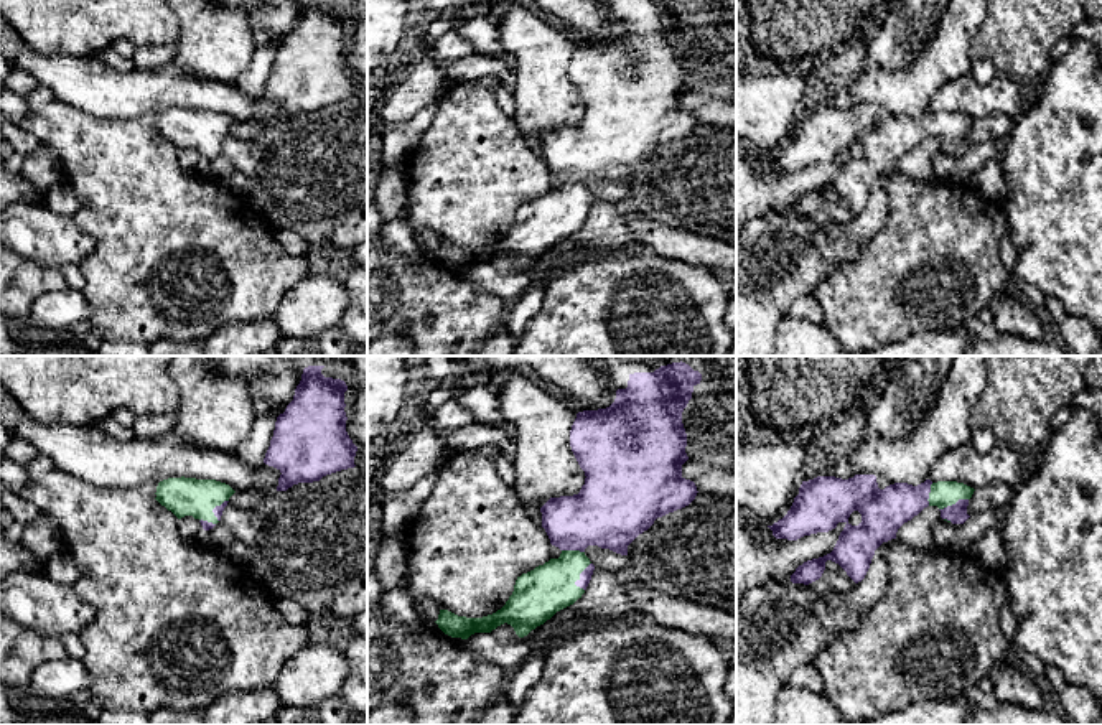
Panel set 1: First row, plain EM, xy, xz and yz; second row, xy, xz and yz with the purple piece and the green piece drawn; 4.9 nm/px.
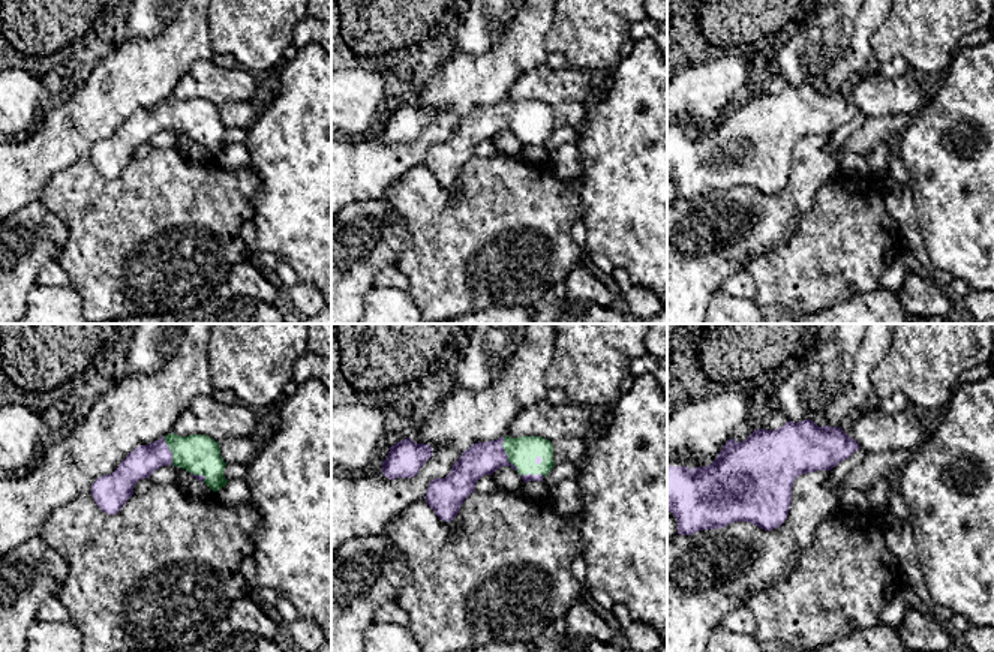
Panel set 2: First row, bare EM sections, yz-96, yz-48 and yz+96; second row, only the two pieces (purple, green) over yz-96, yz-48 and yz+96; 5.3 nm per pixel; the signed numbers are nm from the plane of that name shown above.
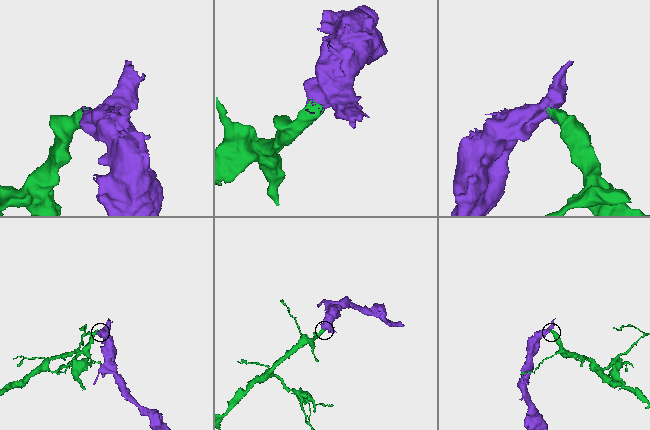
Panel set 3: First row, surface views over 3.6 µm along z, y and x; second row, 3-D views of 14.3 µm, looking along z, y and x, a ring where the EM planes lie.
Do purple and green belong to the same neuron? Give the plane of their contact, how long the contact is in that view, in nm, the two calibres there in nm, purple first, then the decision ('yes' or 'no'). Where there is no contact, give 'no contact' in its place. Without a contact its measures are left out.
meets purple in xz; contact 150 nm long; 60 nm thick on the purple side, 240 nm on the other; yes

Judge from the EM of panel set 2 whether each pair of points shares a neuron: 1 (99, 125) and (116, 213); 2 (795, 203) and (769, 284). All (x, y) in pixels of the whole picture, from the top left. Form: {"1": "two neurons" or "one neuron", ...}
{"1": "two neurons", "2": "two neurons"}

